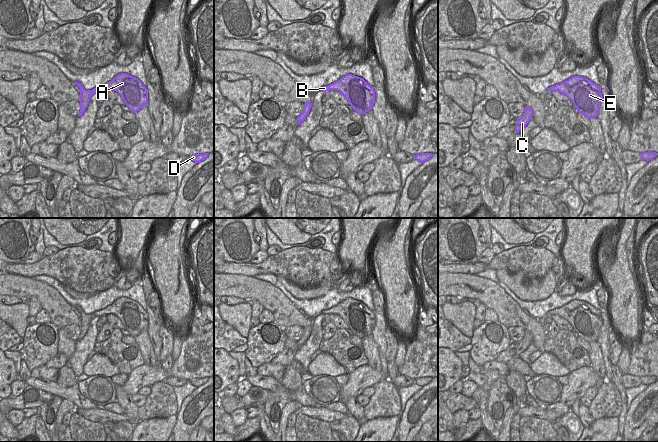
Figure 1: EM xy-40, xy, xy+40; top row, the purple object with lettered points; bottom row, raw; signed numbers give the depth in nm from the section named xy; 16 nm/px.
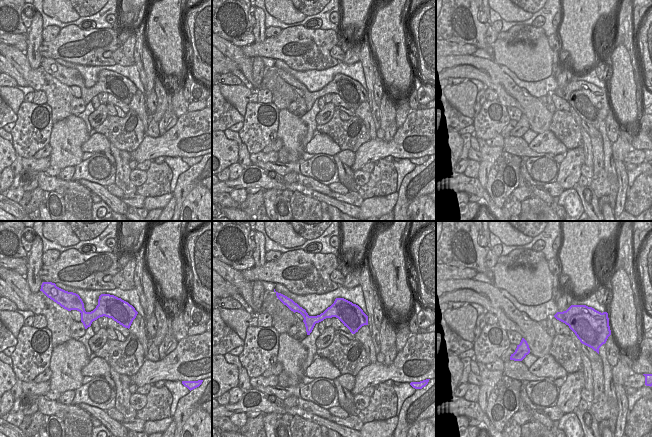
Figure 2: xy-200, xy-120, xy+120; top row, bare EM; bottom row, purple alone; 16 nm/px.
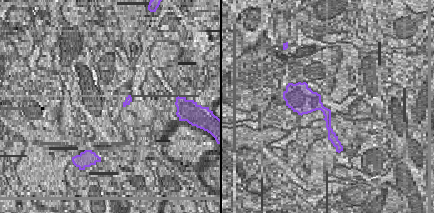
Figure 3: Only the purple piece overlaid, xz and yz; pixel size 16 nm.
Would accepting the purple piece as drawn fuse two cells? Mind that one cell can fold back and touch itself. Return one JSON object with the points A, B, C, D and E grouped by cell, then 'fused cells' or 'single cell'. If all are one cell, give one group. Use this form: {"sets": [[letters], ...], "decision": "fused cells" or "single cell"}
{"sets": [["A", "B", "C", "D", "E"]], "decision": "single cell"}

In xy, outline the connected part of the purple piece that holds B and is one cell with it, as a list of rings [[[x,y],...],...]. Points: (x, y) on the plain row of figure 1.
[[[346,298],[338,305],[322,311],[323,315],[337,314],[348,325],[354,335],[364,338],[372,334],[375,327],[375,314],[363,302]]]

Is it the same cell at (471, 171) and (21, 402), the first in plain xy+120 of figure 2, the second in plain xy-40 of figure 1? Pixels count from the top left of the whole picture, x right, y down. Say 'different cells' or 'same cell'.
different cells

